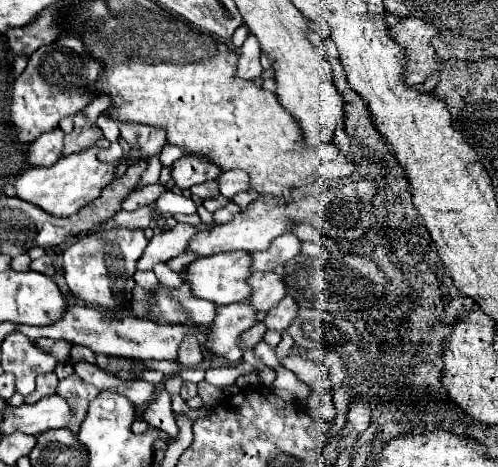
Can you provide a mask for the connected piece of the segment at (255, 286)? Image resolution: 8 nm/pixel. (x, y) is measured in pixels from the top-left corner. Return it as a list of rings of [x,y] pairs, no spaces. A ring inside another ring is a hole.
[[[255,272],[249,276],[249,286],[251,296],[247,302],[257,312],[269,312],[285,296],[283,278],[277,272]]]

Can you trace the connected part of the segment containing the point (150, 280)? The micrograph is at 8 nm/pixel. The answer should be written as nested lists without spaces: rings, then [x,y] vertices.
[[[137,270],[133,278],[149,295],[156,294],[159,282],[153,271],[141,272]]]

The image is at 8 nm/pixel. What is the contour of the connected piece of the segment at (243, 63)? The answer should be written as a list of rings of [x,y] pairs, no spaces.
[[[249,34],[249,38],[243,42],[243,46],[239,48],[239,60],[237,60],[237,78],[241,80],[253,80],[257,82],[263,68],[259,64],[259,42],[253,34]]]

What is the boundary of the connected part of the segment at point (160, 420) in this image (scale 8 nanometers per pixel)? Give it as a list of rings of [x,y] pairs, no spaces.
[[[161,388],[153,402],[147,406],[147,410],[143,412],[143,420],[151,426],[157,426],[161,430],[165,430],[173,440],[177,438],[179,434],[179,428],[177,428],[177,422],[173,418],[173,410],[171,410],[171,396],[165,388]]]

